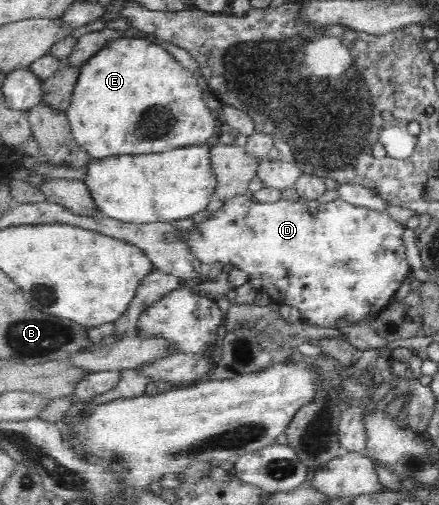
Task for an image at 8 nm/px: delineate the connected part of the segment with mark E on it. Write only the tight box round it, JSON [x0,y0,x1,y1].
[67,38,216,159]

